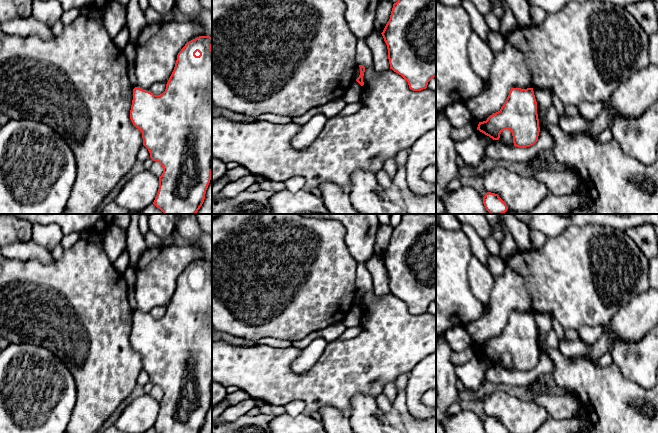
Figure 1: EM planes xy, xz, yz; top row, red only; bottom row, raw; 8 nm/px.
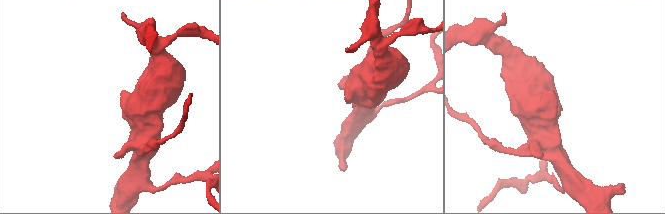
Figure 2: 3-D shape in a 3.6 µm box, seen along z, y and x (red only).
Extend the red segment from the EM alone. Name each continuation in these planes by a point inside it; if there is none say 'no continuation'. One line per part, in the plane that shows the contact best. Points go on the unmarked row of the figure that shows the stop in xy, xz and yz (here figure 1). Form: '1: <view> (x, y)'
no continuation

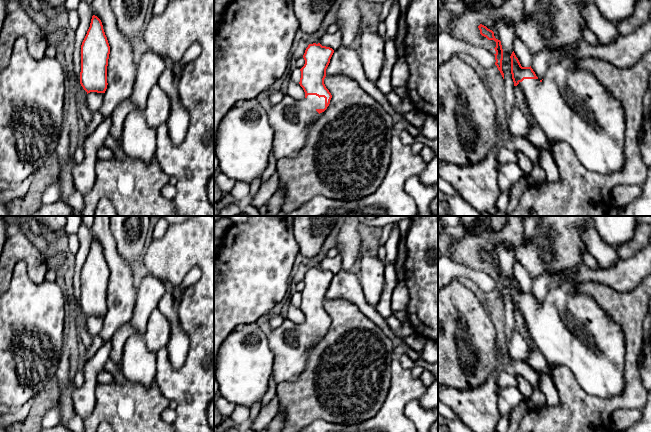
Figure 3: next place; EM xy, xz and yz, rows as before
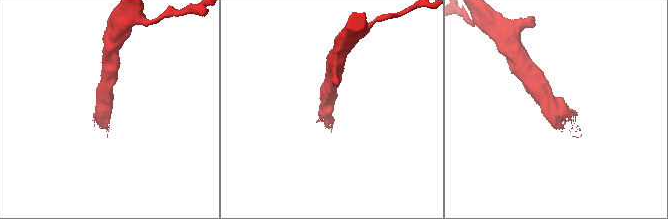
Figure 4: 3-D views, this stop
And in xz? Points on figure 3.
1: xz (292, 343)

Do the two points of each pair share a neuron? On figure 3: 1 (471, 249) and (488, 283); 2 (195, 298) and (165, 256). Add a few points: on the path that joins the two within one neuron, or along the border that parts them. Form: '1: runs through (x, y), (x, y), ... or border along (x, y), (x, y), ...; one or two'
1: border along (464, 265), (472, 269), (485, 269), (490, 273); two
2: runs through (203, 281), (203, 266), (193, 256), (182, 256); one

